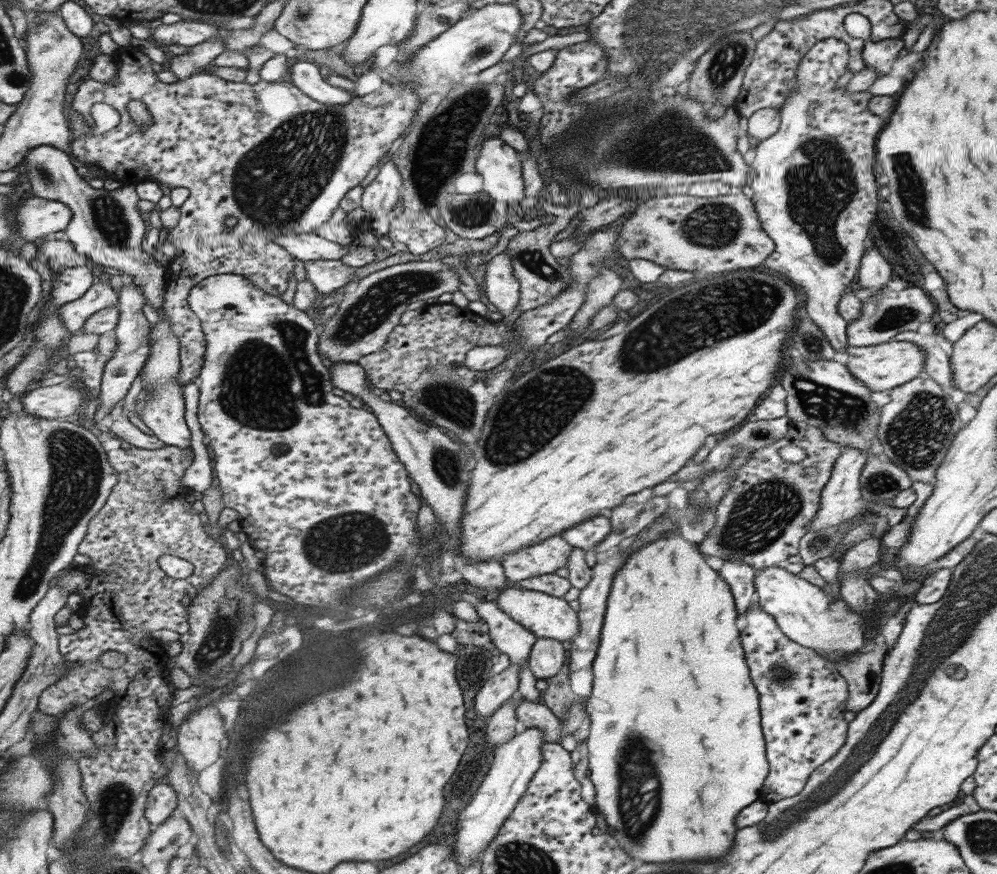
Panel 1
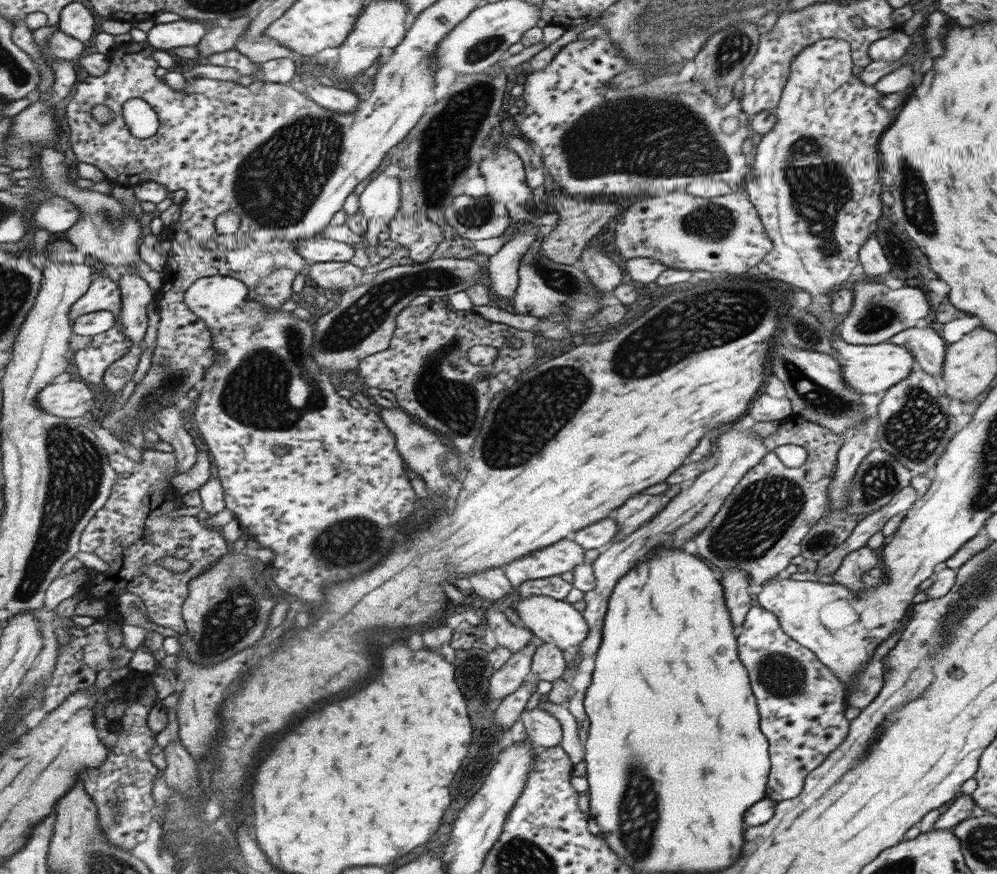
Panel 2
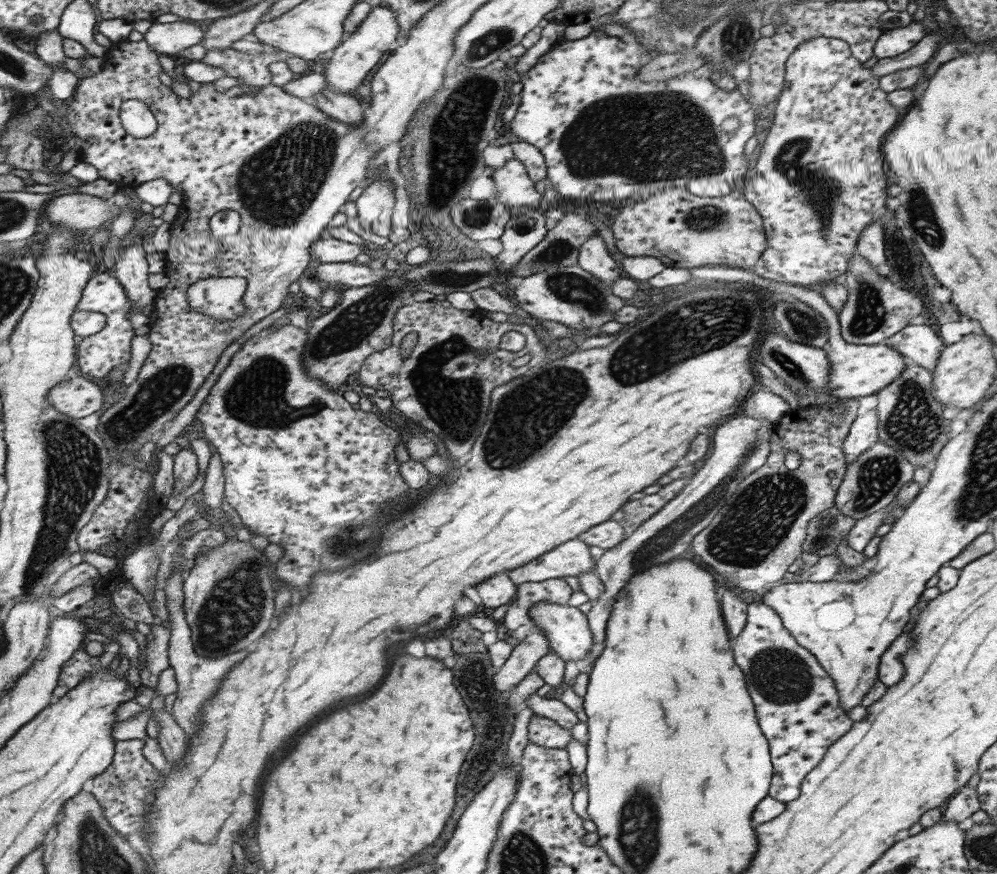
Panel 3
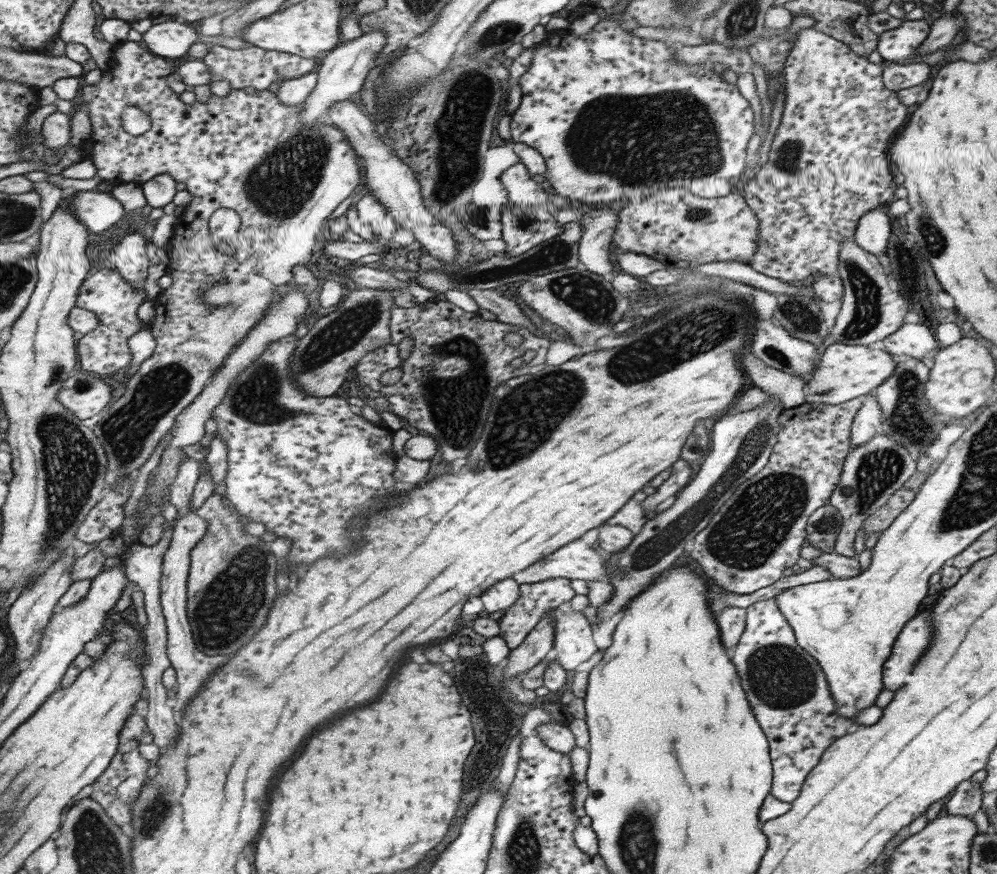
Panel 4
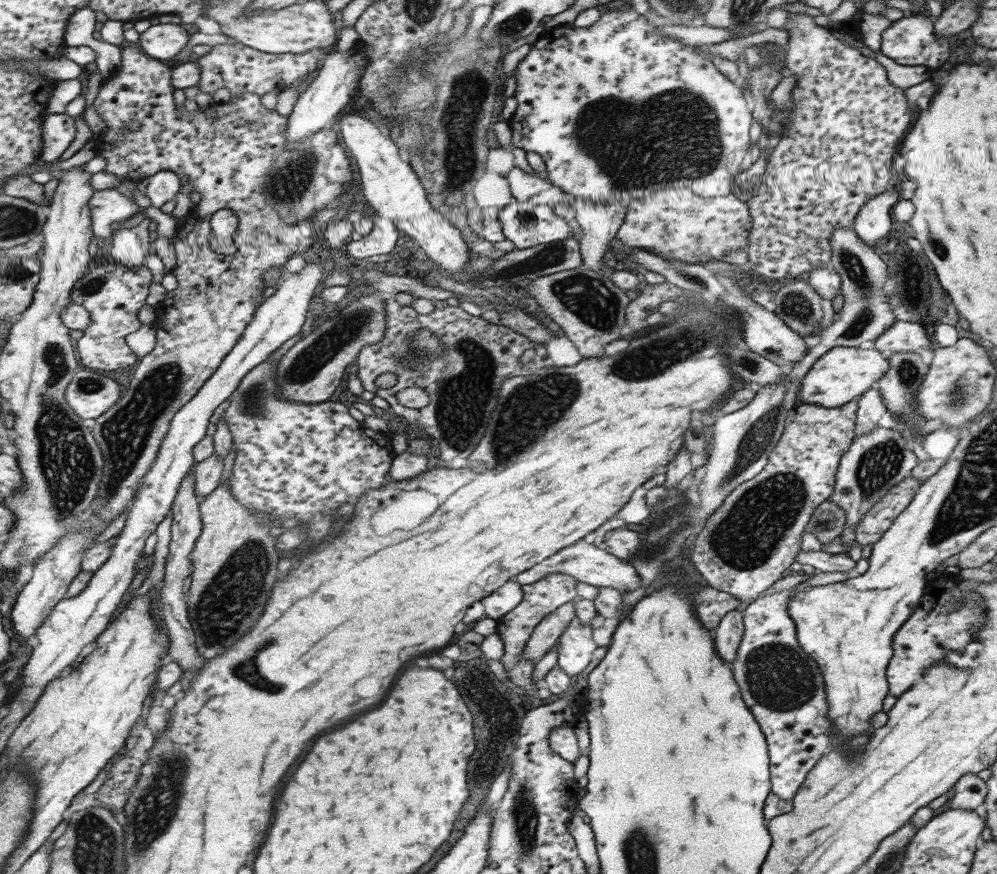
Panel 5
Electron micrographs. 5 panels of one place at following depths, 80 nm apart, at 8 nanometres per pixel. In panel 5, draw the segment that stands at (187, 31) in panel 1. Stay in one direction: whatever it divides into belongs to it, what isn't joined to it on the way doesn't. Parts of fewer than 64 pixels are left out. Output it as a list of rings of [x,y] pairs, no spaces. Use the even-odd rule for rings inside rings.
[[[157,23],[139,35],[137,45],[145,56],[167,60],[183,50],[189,37],[179,24]]]

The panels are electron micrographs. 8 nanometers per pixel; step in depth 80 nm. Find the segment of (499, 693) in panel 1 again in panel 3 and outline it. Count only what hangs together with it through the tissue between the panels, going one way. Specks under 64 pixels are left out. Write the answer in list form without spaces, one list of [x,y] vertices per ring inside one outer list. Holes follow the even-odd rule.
[[[535,626],[521,642],[512,647],[510,655],[492,676],[492,686],[496,692],[506,693],[506,690],[521,682],[547,651],[547,639]]]

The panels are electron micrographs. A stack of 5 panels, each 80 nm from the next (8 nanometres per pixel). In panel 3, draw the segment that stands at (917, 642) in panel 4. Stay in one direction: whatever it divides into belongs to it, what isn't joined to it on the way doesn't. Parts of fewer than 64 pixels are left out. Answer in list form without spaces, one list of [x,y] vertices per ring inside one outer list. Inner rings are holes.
[[[910,630],[901,633],[883,652],[878,662],[878,679],[886,686],[895,684],[903,674],[903,667],[900,663],[900,654],[912,647],[912,636]]]

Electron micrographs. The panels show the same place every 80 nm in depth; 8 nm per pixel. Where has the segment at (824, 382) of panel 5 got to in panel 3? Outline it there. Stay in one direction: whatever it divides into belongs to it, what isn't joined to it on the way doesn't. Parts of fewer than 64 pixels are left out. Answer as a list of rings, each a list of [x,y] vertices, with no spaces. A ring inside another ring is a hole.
[[[702,266],[695,267],[689,270],[690,276],[700,279],[721,280],[730,282],[744,282],[752,283],[755,286],[759,286],[765,291],[781,294],[787,293],[792,297],[810,305],[811,308],[823,318],[828,328],[828,339],[825,344],[826,357],[830,366],[829,376],[827,381],[827,392],[829,396],[833,396],[835,399],[843,401],[845,399],[854,399],[856,397],[869,396],[873,393],[881,391],[887,385],[893,383],[907,363],[905,357],[900,355],[899,351],[896,351],[893,347],[887,346],[882,343],[866,345],[866,344],[851,344],[845,342],[840,337],[837,313],[827,304],[827,301],[822,298],[815,288],[807,288],[798,285],[787,285],[777,283],[775,281],[761,278],[755,275],[751,270],[749,273],[747,269],[729,268],[726,266]]]

